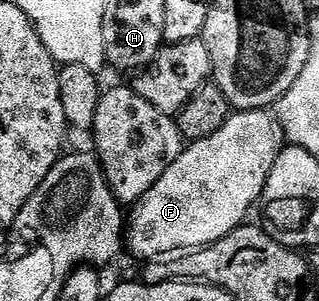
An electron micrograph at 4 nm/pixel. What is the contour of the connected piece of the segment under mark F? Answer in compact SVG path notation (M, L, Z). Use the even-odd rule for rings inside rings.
M267 110L236 111L229 117L219 131L210 133L210 137L202 137L196 143L188 143L181 150L180 156L172 162L154 181L154 185L131 208L126 219L126 247L132 250L136 259L156 261L161 257L172 257L177 253L187 253L197 247L208 247L229 235L245 222L252 202L259 200L264 194L264 186L268 180L268 171L278 154L276 147L278 127L273 116ZM220 138L225 139L224 147L232 155L224 155L220 159Z

